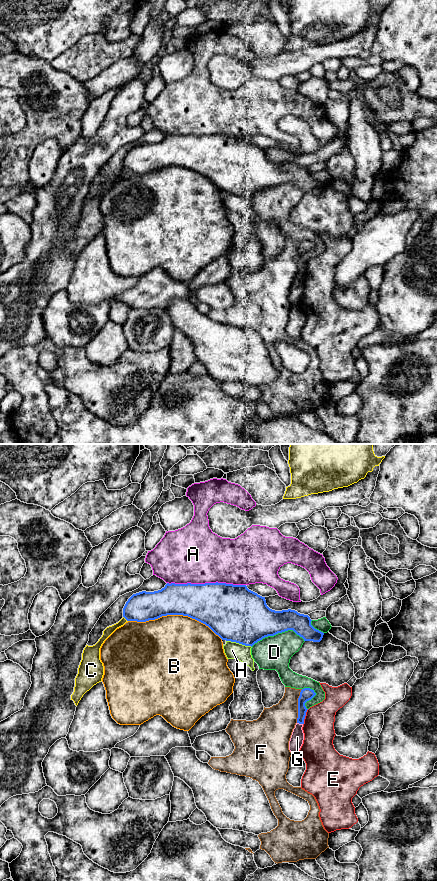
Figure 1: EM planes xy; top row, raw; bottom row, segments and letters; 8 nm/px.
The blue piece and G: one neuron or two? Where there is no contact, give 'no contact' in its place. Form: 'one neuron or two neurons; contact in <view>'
two neurons; contact in xy

